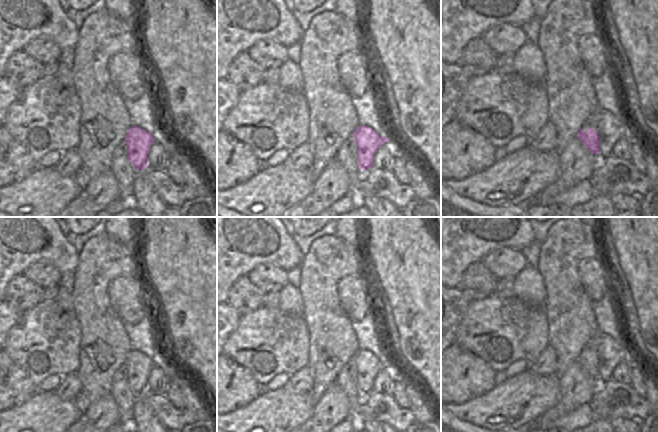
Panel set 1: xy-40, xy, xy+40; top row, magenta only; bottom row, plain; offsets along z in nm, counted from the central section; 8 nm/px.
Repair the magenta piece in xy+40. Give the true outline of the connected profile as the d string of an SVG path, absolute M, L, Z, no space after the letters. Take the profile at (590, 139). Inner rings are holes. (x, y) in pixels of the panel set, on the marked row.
M599 108L591 115L591 119L595 121L597 129L588 128L584 132L581 128L577 137L589 152L598 154L599 158L611 156L618 140L633 138L627 119L622 113L615 115Z

